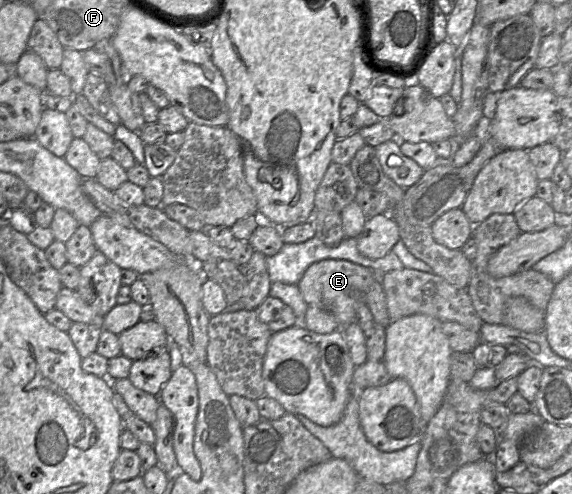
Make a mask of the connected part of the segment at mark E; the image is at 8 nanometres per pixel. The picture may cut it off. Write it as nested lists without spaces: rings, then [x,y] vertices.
[[[325,259],[311,264],[297,286],[308,305],[324,309],[334,315],[340,328],[354,322],[356,310],[366,304],[366,295],[373,282],[380,280],[382,273],[347,260]]]

